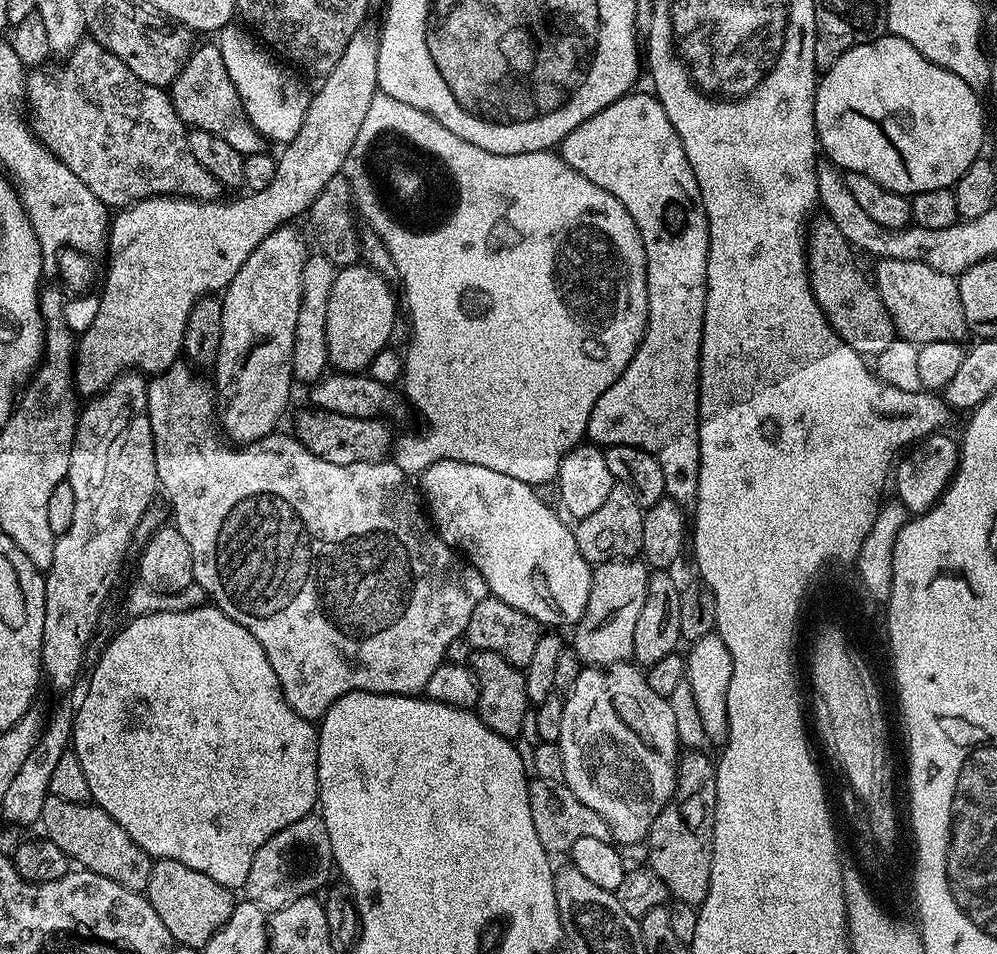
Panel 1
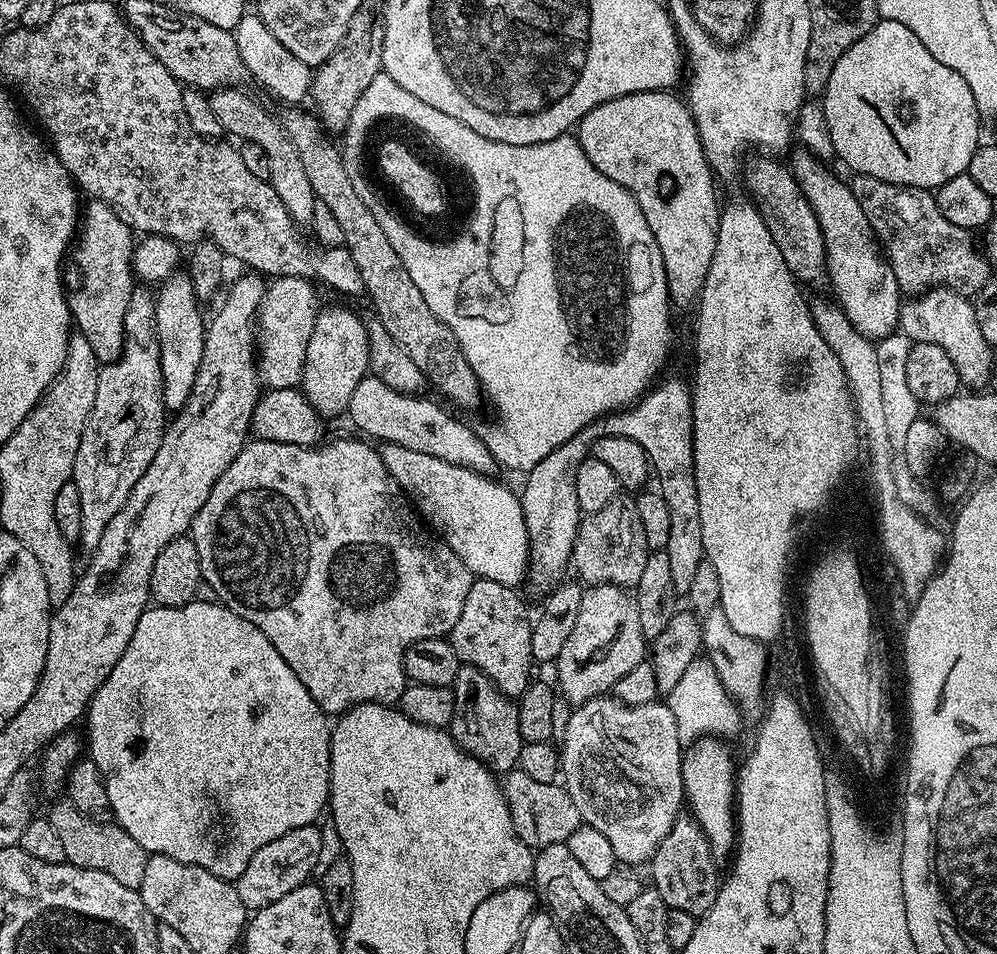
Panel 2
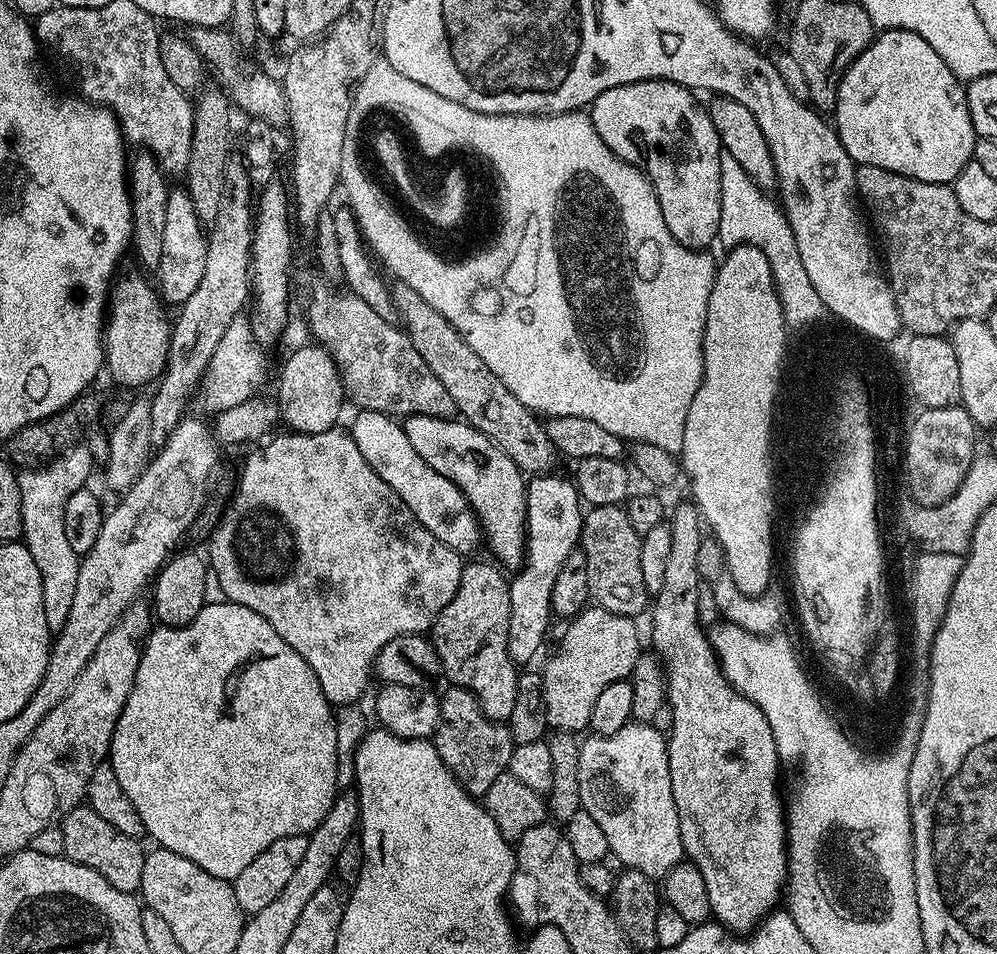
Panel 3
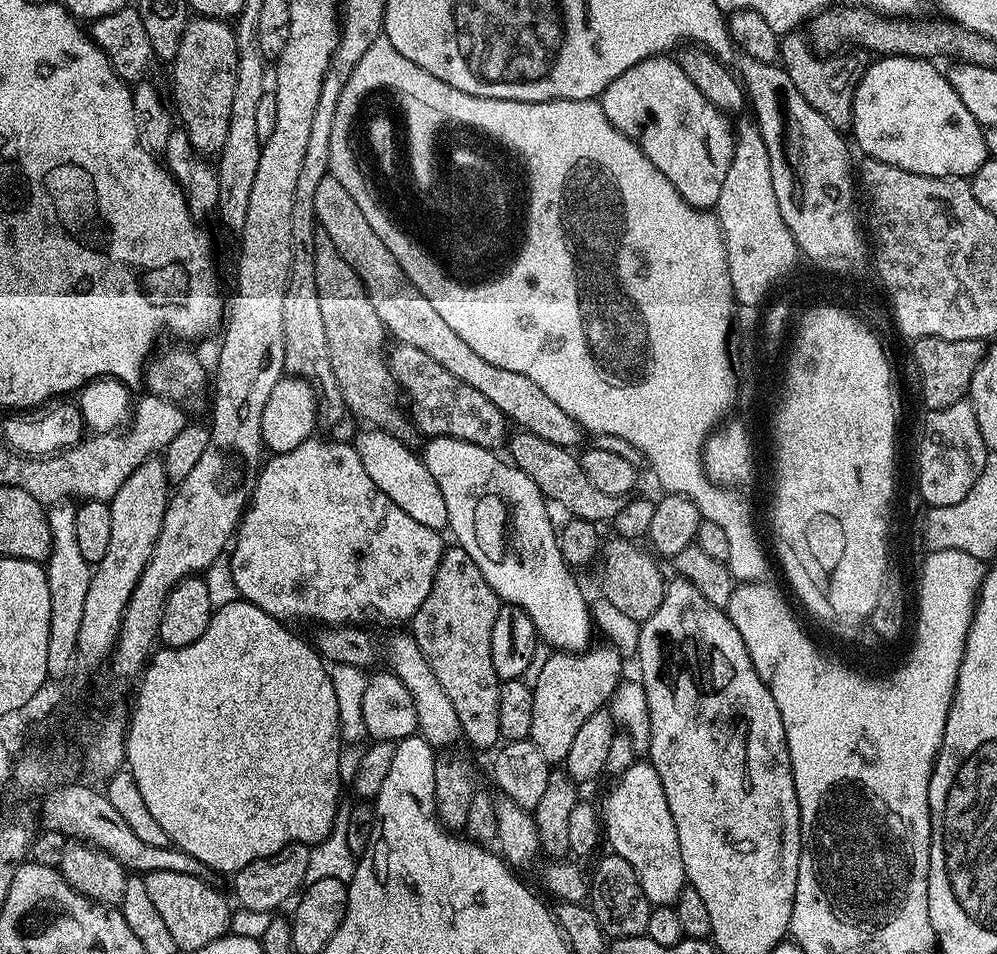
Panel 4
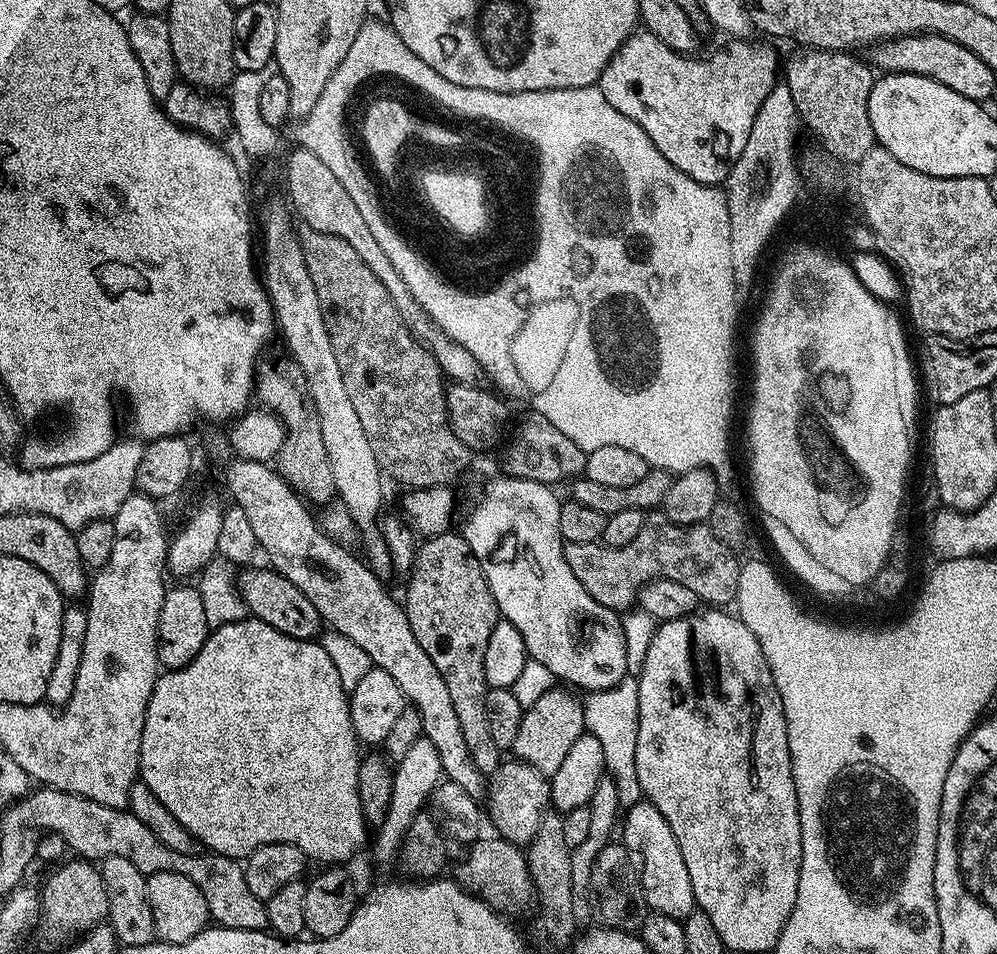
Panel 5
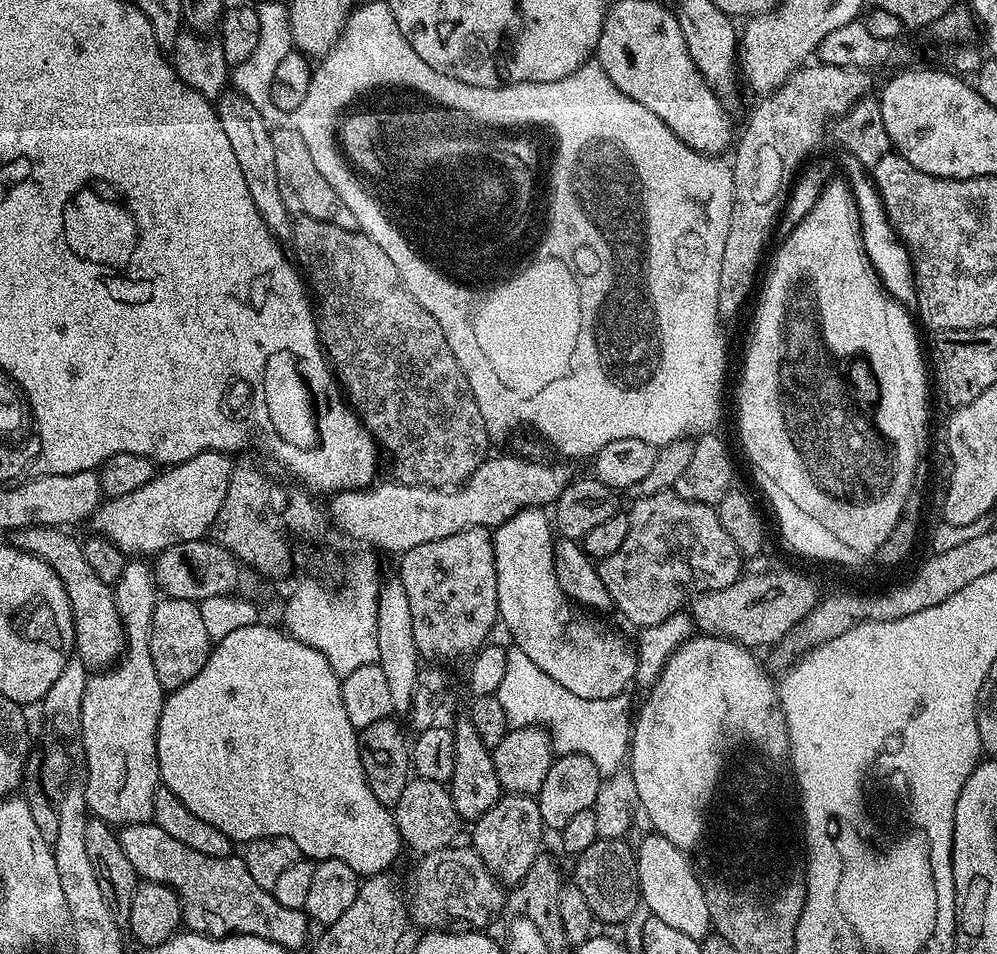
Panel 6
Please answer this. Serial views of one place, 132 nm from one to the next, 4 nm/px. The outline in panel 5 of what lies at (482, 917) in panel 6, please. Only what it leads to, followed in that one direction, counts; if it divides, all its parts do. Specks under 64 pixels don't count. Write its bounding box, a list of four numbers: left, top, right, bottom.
[454,835,534,914]

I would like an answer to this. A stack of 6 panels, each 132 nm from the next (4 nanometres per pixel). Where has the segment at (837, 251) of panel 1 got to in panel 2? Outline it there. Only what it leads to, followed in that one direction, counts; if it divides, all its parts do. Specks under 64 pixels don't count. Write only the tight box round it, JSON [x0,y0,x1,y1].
[742,154,828,286]

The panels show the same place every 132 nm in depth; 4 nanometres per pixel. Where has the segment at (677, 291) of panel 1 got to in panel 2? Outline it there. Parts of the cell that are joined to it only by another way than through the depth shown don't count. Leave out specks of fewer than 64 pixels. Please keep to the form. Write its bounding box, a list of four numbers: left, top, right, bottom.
[519,90,722,594]

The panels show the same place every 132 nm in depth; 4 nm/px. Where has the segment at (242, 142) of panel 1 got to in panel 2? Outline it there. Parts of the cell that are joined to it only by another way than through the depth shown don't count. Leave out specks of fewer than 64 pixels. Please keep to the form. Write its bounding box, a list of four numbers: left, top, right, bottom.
[210,86,318,226]

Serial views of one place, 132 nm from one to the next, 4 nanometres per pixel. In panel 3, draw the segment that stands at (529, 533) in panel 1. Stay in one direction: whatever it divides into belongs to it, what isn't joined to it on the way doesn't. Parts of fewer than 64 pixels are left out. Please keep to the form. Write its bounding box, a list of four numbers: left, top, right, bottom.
[350,410,482,554]

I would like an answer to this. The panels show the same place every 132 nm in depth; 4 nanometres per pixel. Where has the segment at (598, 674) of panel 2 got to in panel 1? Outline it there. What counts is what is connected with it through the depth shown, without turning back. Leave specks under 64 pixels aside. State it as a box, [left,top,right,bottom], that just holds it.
[570,558,650,666]

